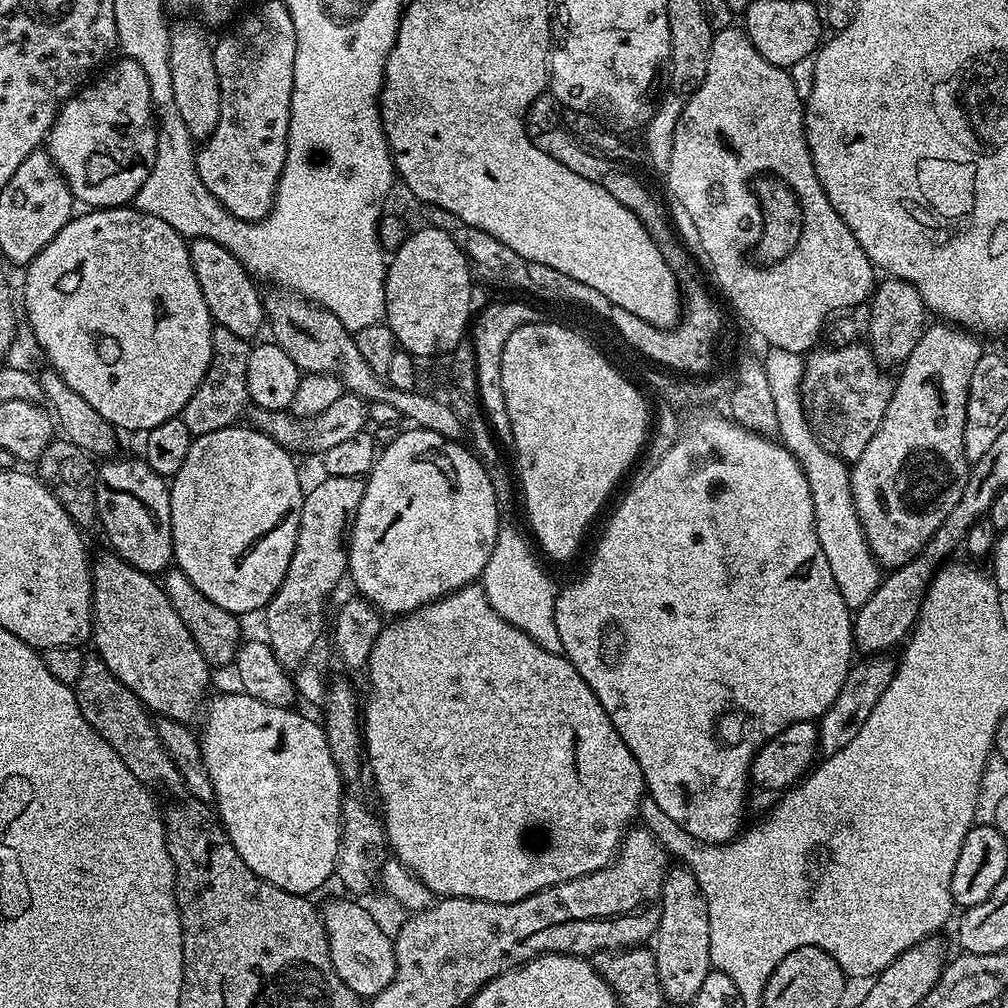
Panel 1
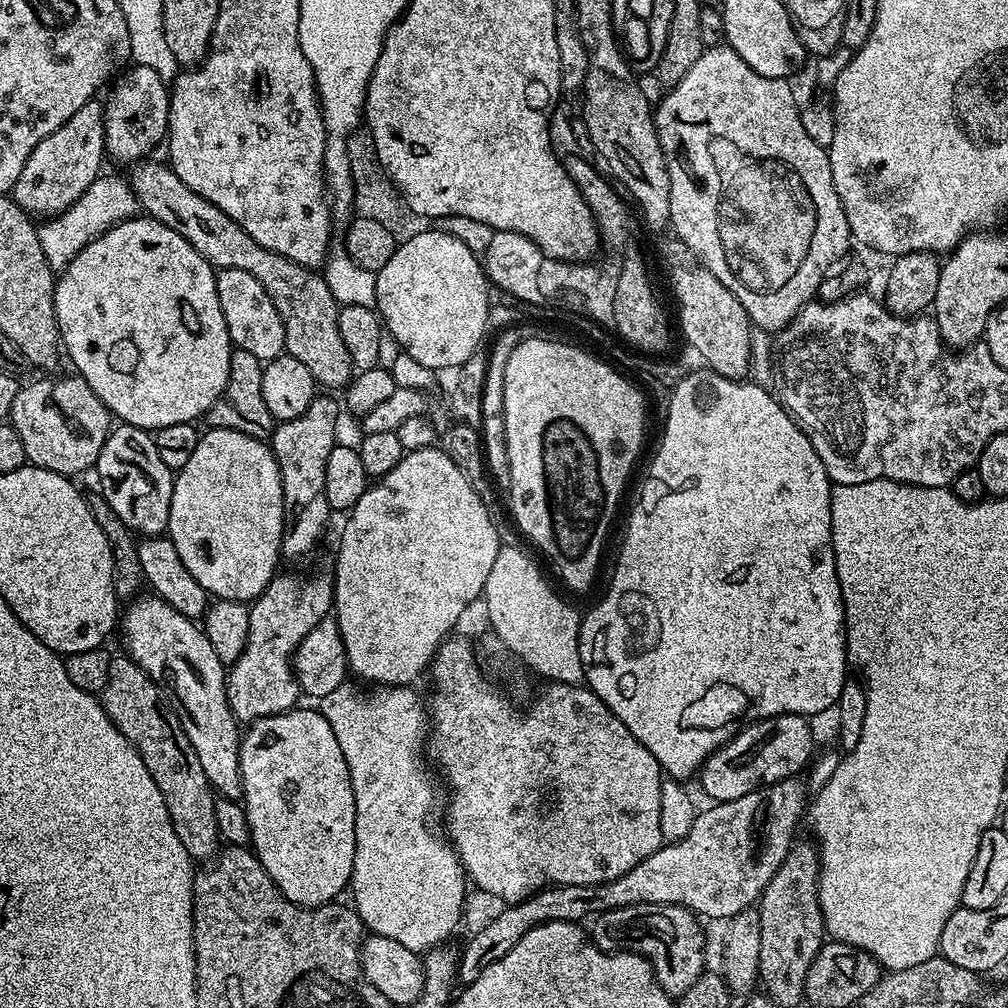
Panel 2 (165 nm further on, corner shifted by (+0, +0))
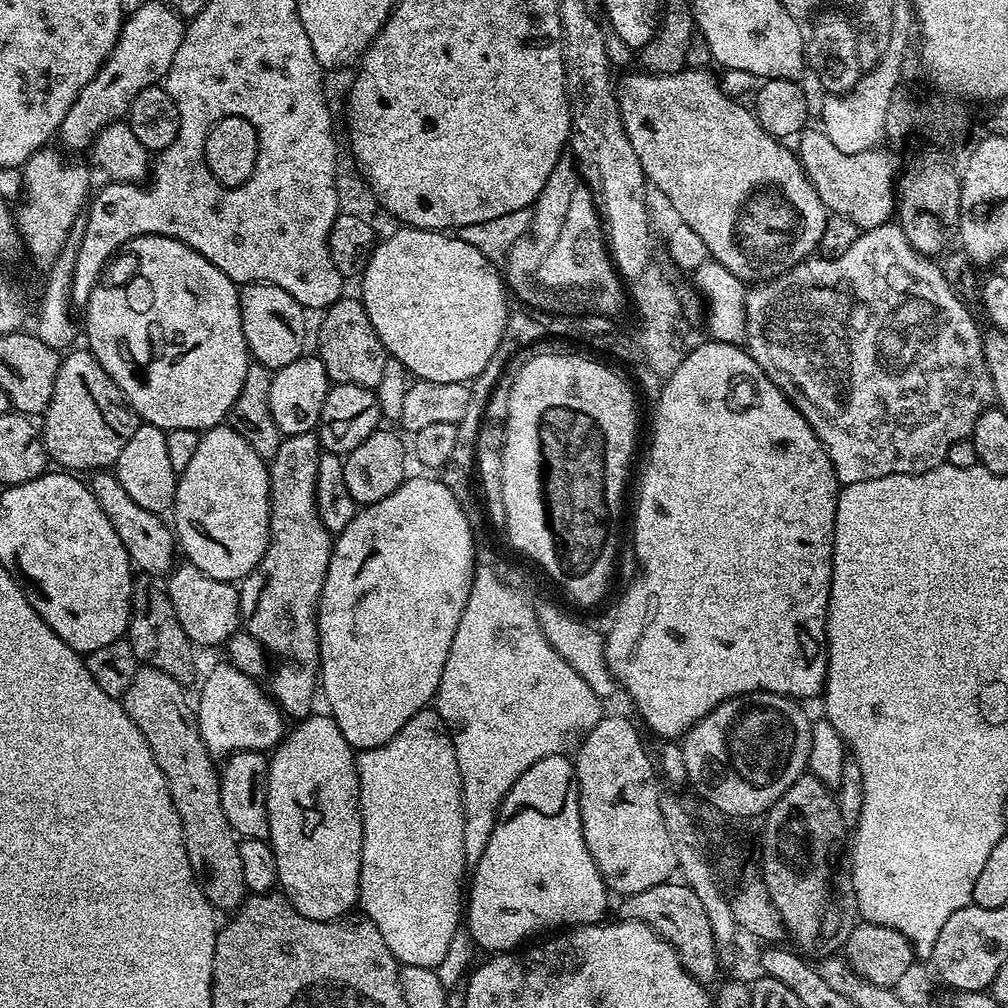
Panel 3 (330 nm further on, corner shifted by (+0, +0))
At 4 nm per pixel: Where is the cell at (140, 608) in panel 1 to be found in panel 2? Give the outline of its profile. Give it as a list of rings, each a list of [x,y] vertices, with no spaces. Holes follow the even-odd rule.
[[[148,594],[145,600],[136,598],[123,609],[122,619],[118,624],[118,632],[124,635],[123,651],[135,664],[142,666],[146,674],[156,684],[165,689],[172,688],[170,703],[178,722],[186,730],[186,738],[190,738],[190,746],[194,746],[194,754],[198,754],[198,762],[202,762],[202,774],[206,774],[208,784],[217,797],[225,800],[239,801],[243,797],[242,774],[240,773],[240,741],[241,729],[238,727],[236,715],[230,710],[228,701],[228,677],[226,666],[214,654],[214,646],[210,646],[210,638],[206,638],[203,627],[197,621],[178,614],[164,603],[159,596]]]

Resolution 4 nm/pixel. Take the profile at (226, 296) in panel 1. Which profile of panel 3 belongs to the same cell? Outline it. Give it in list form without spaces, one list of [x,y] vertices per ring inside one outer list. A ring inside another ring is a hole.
[[[246,284],[239,289],[242,334],[246,338],[249,357],[255,363],[275,370],[290,366],[305,355],[304,316],[306,310],[291,296],[273,284]]]

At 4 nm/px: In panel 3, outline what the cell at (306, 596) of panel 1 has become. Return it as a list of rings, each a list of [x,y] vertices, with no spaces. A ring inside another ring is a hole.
[[[227,662],[216,664],[209,670],[194,711],[202,742],[206,742],[206,750],[213,758],[227,758],[235,752],[267,753],[284,739],[286,717],[271,695],[260,689],[260,683],[257,677],[247,676]]]

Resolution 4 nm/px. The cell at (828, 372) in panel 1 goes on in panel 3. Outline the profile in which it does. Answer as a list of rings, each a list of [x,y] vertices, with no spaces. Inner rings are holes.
[[[889,222],[861,231],[854,244],[837,257],[825,259],[819,254],[813,255],[780,276],[774,276],[767,282],[753,283],[746,291],[746,351],[752,355],[754,362],[758,362],[758,366],[762,366],[766,378],[770,378],[770,382],[774,382],[774,386],[778,386],[778,390],[782,390],[782,394],[791,400],[802,418],[806,418],[818,442],[822,442],[841,485],[866,482],[870,478],[882,478],[890,474],[917,476],[934,470],[947,461],[950,446],[959,440],[969,439],[974,422],[978,422],[987,408],[993,407],[996,395],[986,370],[982,330],[976,326],[971,310],[956,297],[945,269],[941,265],[940,269],[936,263],[935,259],[924,256],[910,246],[899,223]]]

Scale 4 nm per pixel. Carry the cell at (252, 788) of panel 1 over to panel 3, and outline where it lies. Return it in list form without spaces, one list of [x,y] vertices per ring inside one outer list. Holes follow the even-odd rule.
[[[309,714],[299,721],[296,729],[289,731],[276,745],[268,762],[268,789],[266,790],[266,814],[268,815],[268,838],[274,850],[274,862],[278,862],[278,888],[287,896],[298,911],[306,918],[315,920],[336,920],[347,916],[357,907],[360,899],[360,867],[362,866],[362,818],[360,817],[360,783],[356,773],[354,749],[342,738],[342,730],[332,720],[331,715]]]

